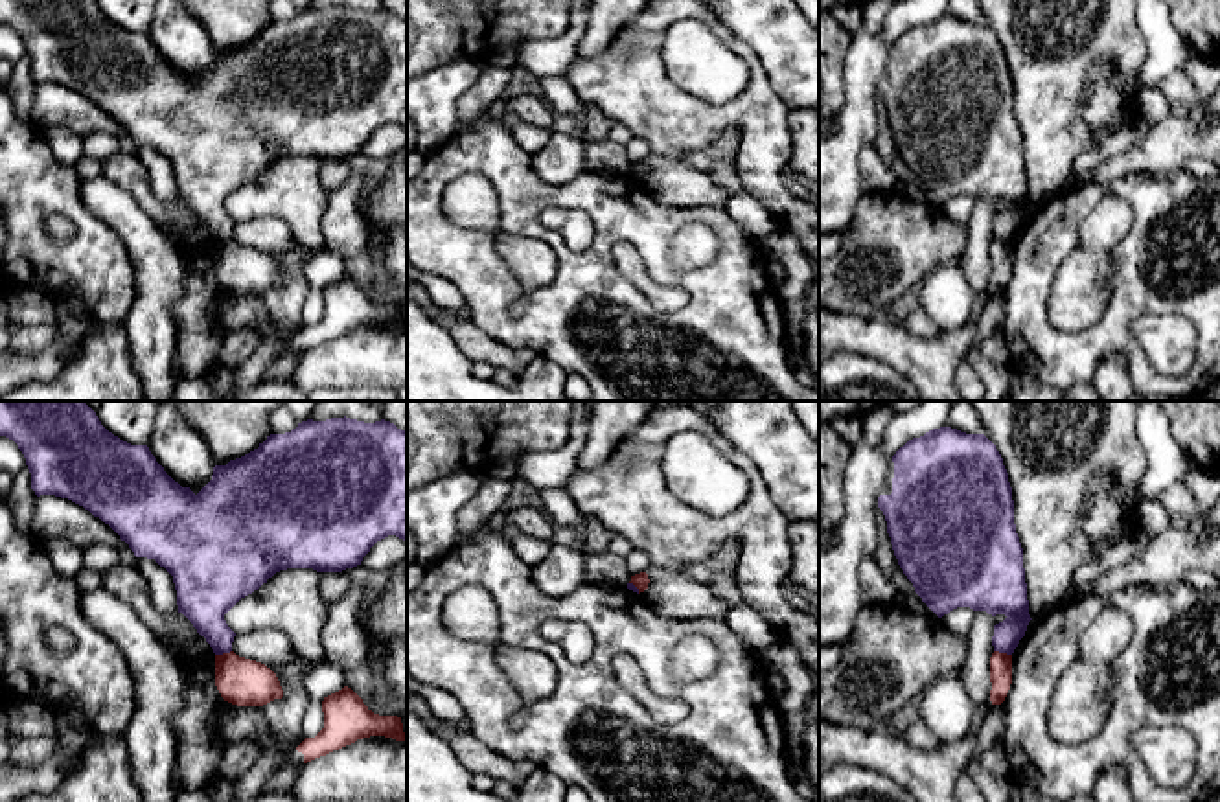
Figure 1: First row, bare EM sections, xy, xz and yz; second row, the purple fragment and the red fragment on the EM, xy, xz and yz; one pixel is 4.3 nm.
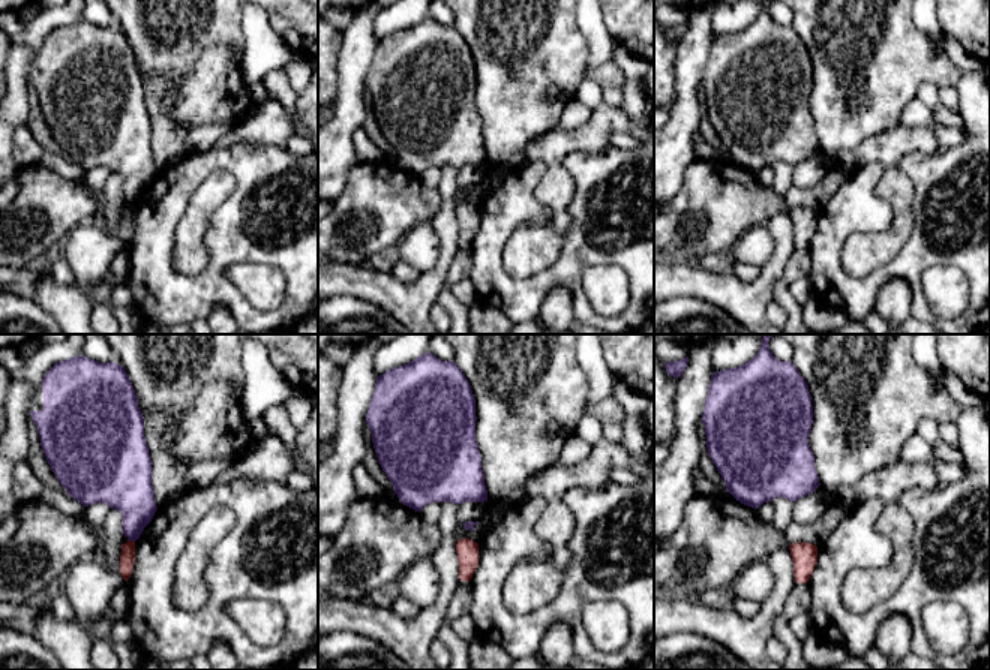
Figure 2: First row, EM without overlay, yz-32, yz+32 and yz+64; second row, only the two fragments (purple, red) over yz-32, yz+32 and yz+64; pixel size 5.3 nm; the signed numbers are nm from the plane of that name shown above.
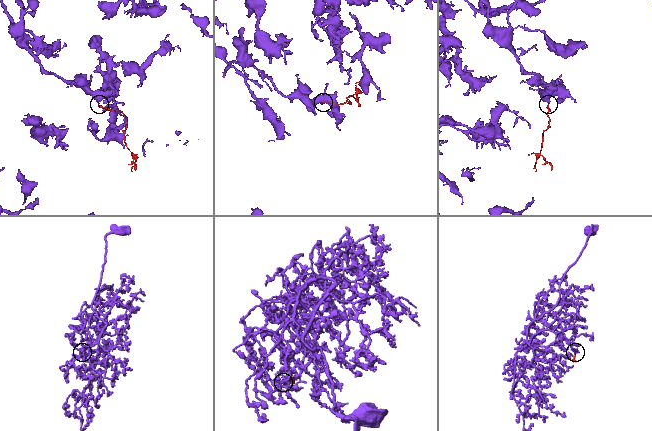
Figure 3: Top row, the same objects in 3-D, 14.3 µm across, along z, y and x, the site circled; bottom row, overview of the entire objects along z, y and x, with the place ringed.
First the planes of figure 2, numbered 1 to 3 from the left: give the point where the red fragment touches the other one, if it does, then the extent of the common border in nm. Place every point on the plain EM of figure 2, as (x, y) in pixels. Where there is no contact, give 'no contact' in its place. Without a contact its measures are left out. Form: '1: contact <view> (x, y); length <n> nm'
1: contact yz-32 (132, 204); length 40 nm
2: no contact
3: no contact

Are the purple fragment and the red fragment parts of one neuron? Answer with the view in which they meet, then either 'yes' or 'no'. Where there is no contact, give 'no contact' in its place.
contact in yz; no

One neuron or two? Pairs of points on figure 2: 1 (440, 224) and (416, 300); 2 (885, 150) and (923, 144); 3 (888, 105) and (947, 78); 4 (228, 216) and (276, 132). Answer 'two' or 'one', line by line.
1: one
2: one
3: one
4: two

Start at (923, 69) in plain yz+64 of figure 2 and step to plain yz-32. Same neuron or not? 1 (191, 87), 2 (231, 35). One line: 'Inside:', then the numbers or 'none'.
Inside: 2

